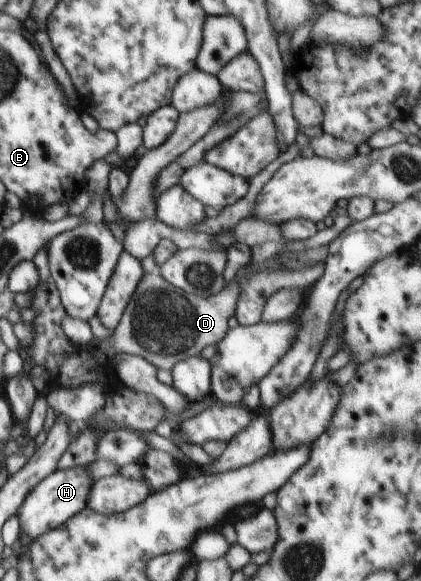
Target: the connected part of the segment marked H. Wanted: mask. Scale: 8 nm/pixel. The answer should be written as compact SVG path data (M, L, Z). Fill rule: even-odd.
M78 466L66 469L56 469L48 477L45 477L36 487L33 487L19 507L16 516L20 522L19 539L24 544L23 551L29 543L39 535L57 528L77 513L86 508L89 491L92 489L93 480L86 466Z

